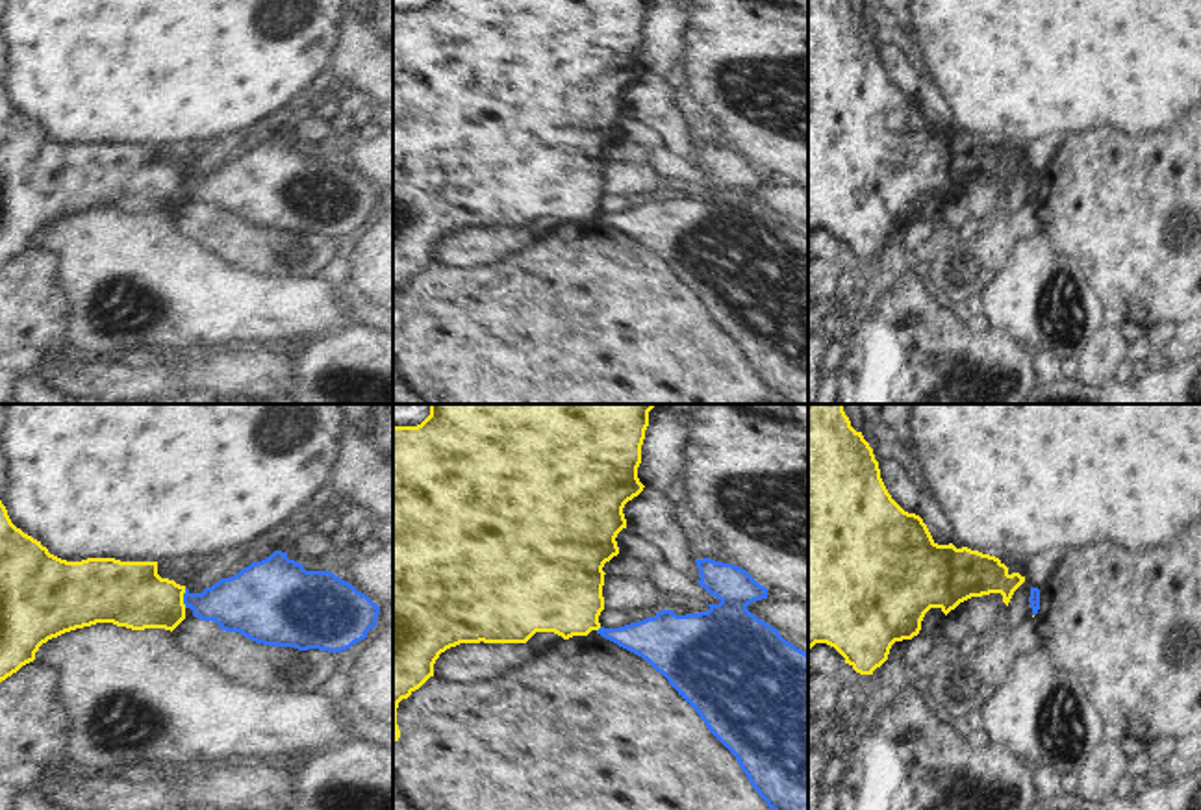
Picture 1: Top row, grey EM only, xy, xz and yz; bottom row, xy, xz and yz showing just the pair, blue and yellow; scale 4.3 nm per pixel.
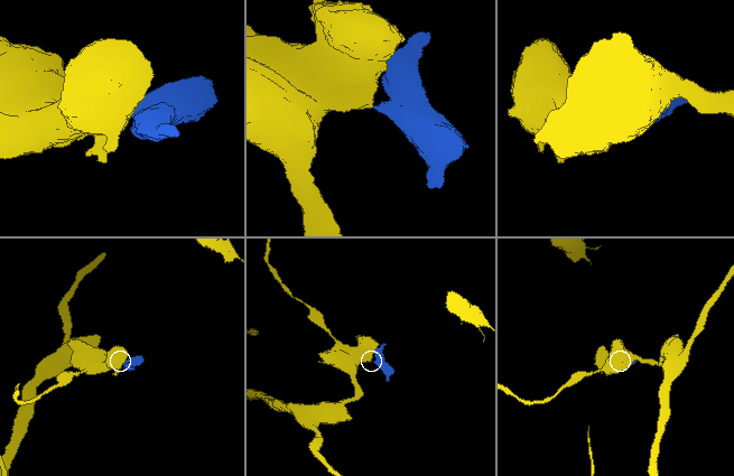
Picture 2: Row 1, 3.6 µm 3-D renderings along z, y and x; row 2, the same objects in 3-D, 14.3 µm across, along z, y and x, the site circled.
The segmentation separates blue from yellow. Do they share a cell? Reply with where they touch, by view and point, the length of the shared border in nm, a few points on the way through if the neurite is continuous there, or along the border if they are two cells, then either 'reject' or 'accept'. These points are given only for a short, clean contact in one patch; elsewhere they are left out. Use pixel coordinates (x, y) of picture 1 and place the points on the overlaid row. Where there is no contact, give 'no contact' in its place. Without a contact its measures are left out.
xy (184, 597) | 90 nm | along xy (186, 588), (184, 607) | reject

